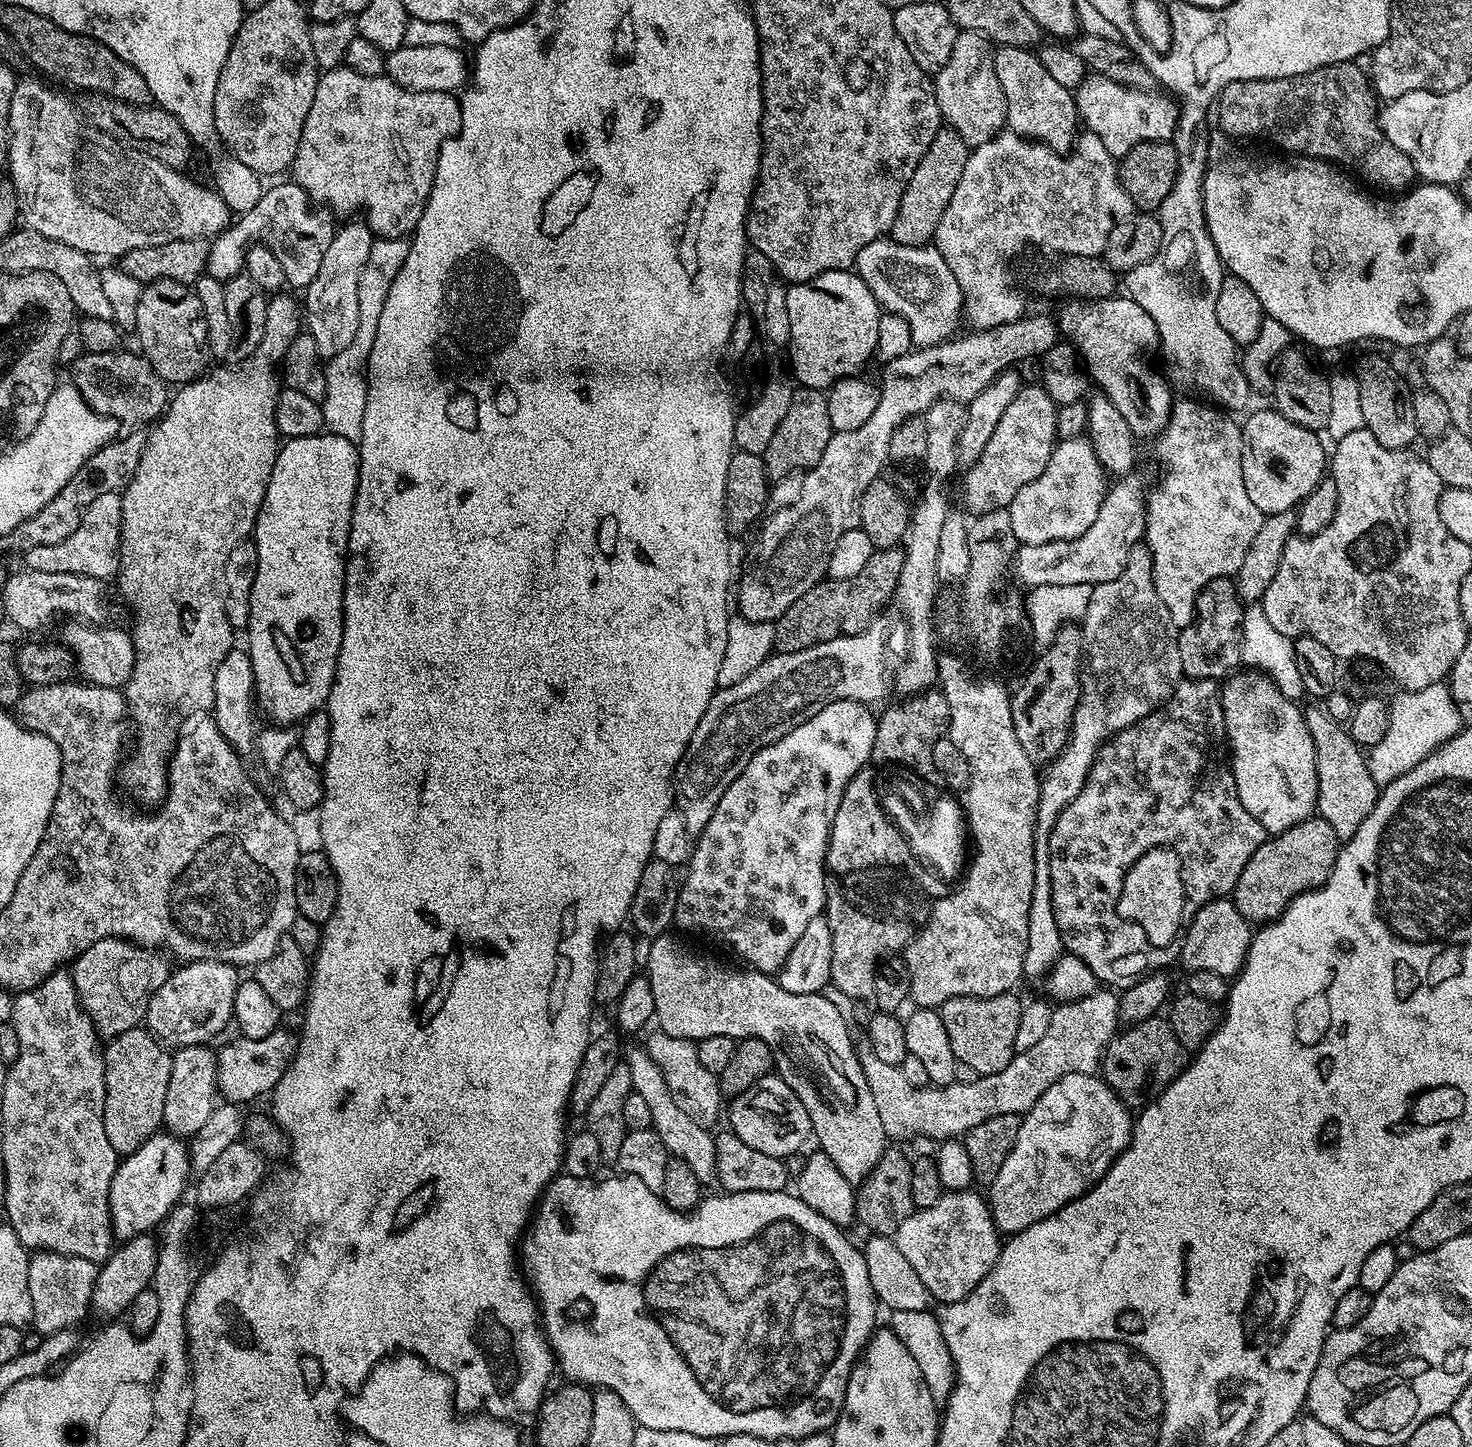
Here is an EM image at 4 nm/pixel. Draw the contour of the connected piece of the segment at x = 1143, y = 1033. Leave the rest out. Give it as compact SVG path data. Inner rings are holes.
M1157 1014L1137 1024L1127 1025L1108 1041L1102 1061L1102 1078L1123 1104L1143 1106L1155 1093L1174 1082L1185 1067L1186 1049L1178 1038L1174 1038L1174 1030L1167 1019Z

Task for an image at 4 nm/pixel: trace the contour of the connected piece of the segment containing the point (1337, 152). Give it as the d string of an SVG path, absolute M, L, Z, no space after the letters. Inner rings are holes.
M1349 62L1322 66L1292 80L1276 80L1276 84L1232 84L1232 88L1224 92L1224 104L1214 104L1215 119L1216 116L1220 119L1220 128L1228 136L1241 136L1244 140L1269 140L1284 154L1326 160L1351 170L1361 181L1369 180L1364 182L1373 189L1385 188L1388 194L1403 193L1417 183L1416 167L1380 129L1378 97L1370 83L1369 73L1365 69L1363 72L1358 65Z

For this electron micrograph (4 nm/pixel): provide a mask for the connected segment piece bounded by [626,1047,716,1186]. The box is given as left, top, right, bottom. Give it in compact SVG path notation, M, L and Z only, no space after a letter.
M640 1047L632 1048L626 1052L626 1067L630 1070L632 1091L642 1094L642 1099L648 1103L652 1119L651 1129L658 1134L658 1138L664 1143L669 1157L686 1162L686 1166L690 1166L690 1170L694 1170L694 1174L700 1179L701 1185L708 1186L708 1183L713 1183L716 1180L716 1136L709 1129L698 1126L698 1122L694 1122L694 1118L687 1116L686 1110L682 1110L682 1106L678 1106L670 1086L666 1086L666 1078L662 1074L662 1070L658 1070L658 1066L654 1066L654 1060L650 1058L647 1050Z

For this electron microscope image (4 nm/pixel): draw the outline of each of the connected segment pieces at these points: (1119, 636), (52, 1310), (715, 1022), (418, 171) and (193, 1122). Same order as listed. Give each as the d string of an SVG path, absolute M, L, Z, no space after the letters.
M1137 546L1130 550L1128 565L1110 582L1102 582L1091 589L1089 605L1082 619L1084 634L1084 654L1086 671L1082 676L1080 705L1072 715L1072 731L1068 733L1068 744L1056 755L1056 759L1043 769L1040 776L1040 797L1036 811L1036 849L1034 850L1034 894L1030 898L1030 918L1028 919L1028 945L1024 955L1024 976L1043 977L1051 972L1056 959L1065 951L1064 943L1058 930L1058 922L1054 918L1054 898L1050 886L1050 854L1048 839L1052 833L1054 822L1058 822L1058 814L1066 810L1066 806L1082 790L1086 778L1090 774L1092 764L1100 753L1100 747L1112 739L1113 735L1136 724L1142 717L1155 712L1160 705L1171 697L1184 676L1182 658L1178 658L1178 630L1170 618L1170 610L1158 598L1158 590L1152 577L1152 555L1147 547Z
M37 1251L28 1262L31 1327L43 1337L72 1330L84 1315L89 1315L97 1271L97 1265L86 1258L66 1256L59 1252Z
M665 934L655 937L651 941L652 944L648 948L648 970L646 977L649 980L650 990L654 996L654 1012L655 1023L658 1025L659 1031L670 1034L674 1038L686 1038L693 1042L699 1042L706 1038L713 1038L719 1035L725 1035L735 1042L745 1040L746 1038L758 1038L762 1042L766 1042L766 1046L770 1046L772 1058L774 1061L775 1071L786 1082L786 1086L790 1086L790 1090L794 1090L794 1094L798 1094L798 1098L802 1102L802 1106L806 1106L806 1114L810 1114L810 1122L812 1123L812 1136L817 1140L819 1151L825 1152L826 1155L834 1162L834 1166L838 1166L838 1170L842 1170L842 1178L846 1178L854 1186L867 1180L868 1175L874 1170L874 1166L878 1162L878 1158L882 1158L882 1154L886 1151L886 1137L884 1135L884 1127L882 1126L882 1118L878 1118L878 1106L874 1106L874 1094L870 1094L870 1086L866 1086L866 1074L862 1074L862 1066L860 1059L856 1057L856 1044L852 1036L848 1033L848 1024L844 1021L844 1016L840 1013L840 1008L832 1000L827 1000L827 995L815 992L814 994L790 994L790 990L782 990L782 986L767 972L757 972L744 968L723 968L716 960L707 960L704 956L699 956L696 952L684 948L684 944L680 940L675 940L672 934Z
M346 67L330 68L321 75L320 81L316 83L314 90L314 102L310 106L310 114L306 114L306 122L302 130L302 138L298 142L296 157L290 169L291 179L302 190L306 190L308 199L313 205L323 206L331 210L337 217L352 218L355 212L364 212L362 216L363 223L372 229L377 237L386 240L399 240L401 238L411 237L416 231L418 222L422 218L422 210L428 201L428 195L434 182L434 174L438 166L438 154L442 146L451 136L455 136L460 128L460 101L453 93L450 92L415 92L406 90L398 86L393 80L389 80L387 75L382 76L363 76L354 70Z
M208 1044L186 1046L172 1052L170 1086L166 1086L166 1102L162 1106L163 1127L173 1136L191 1138L198 1134L218 1103L216 1087L216 1052Z

